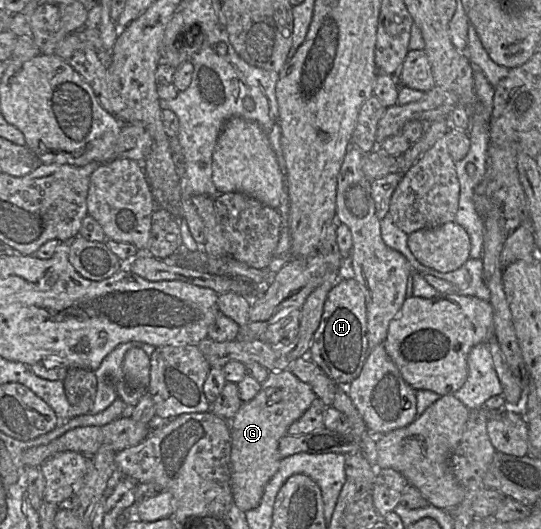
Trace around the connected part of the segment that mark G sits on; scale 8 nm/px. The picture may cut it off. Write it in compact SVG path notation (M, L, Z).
M289 369L270 372L261 389L248 402L243 402L230 421L231 491L233 503L243 512L258 506L264 488L279 468L279 440L288 427L308 409L316 394Z

